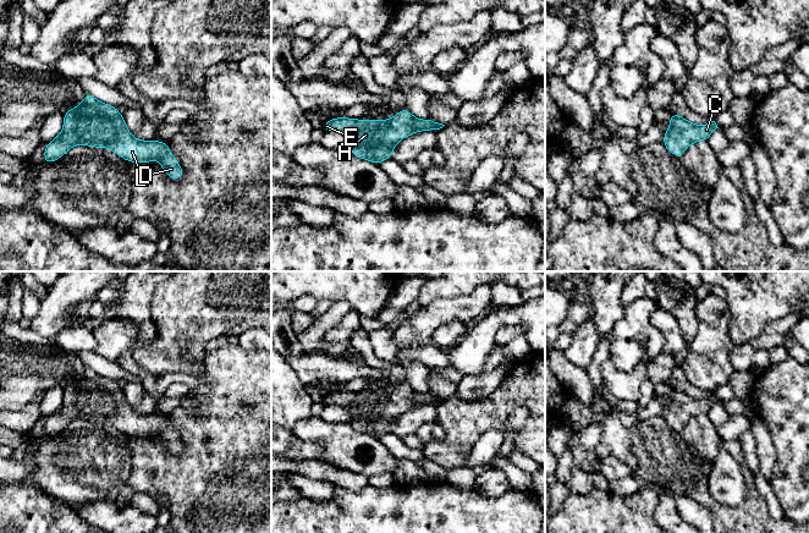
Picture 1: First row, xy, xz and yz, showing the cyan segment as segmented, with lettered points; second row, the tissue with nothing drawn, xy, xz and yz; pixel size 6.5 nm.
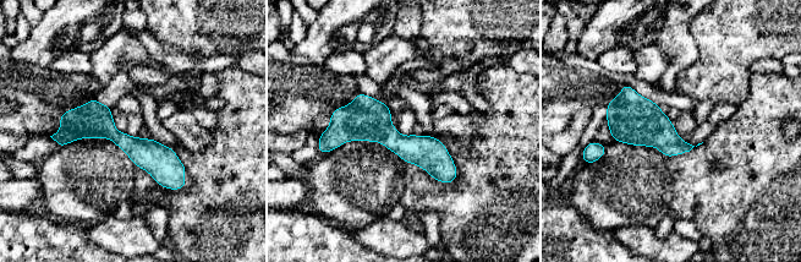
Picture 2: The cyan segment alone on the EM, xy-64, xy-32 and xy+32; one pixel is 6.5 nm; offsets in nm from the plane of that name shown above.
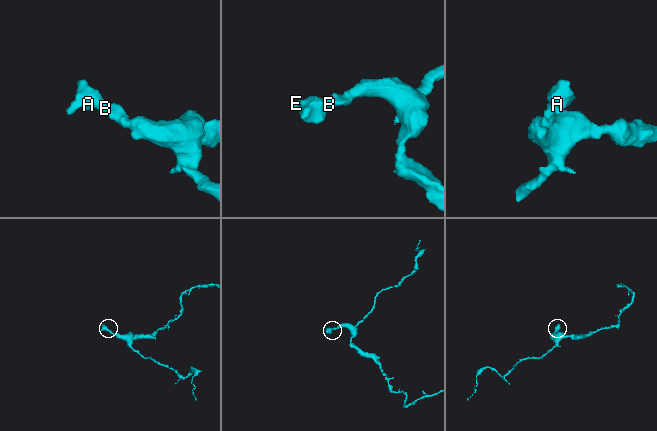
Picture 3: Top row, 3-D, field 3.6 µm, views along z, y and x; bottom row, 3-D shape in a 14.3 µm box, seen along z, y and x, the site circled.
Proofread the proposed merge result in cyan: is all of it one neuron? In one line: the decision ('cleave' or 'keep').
keep

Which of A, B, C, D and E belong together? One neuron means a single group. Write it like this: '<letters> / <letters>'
A B C D E

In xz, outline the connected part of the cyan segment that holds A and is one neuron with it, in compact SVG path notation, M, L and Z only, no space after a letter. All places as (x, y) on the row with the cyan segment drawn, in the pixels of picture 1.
M403 108L389 120L334 117L325 121L321 128L324 132L337 131L346 134L354 156L379 165L384 160L391 160L392 150L407 136L420 131L440 130L444 126L430 117L417 119Z

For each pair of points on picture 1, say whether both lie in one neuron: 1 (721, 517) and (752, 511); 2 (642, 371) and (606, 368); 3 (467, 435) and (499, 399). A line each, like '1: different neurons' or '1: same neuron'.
1: same neuron
2: same neuron
3: same neuron

